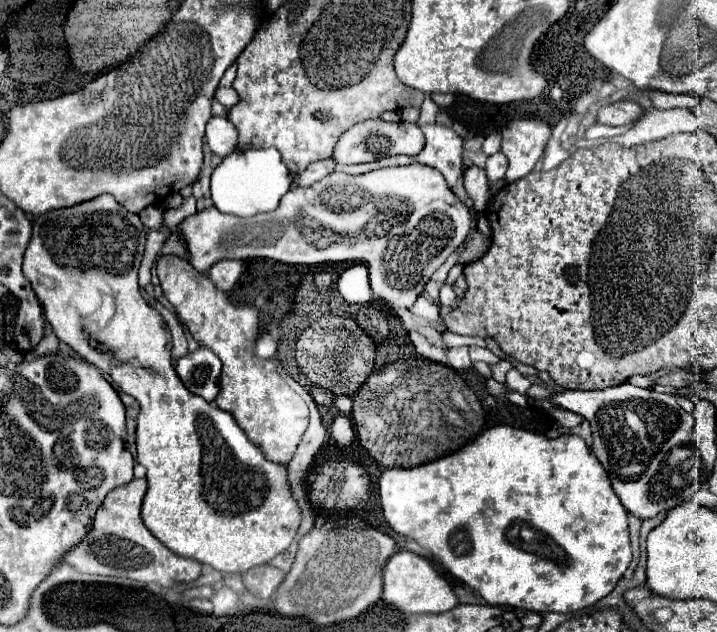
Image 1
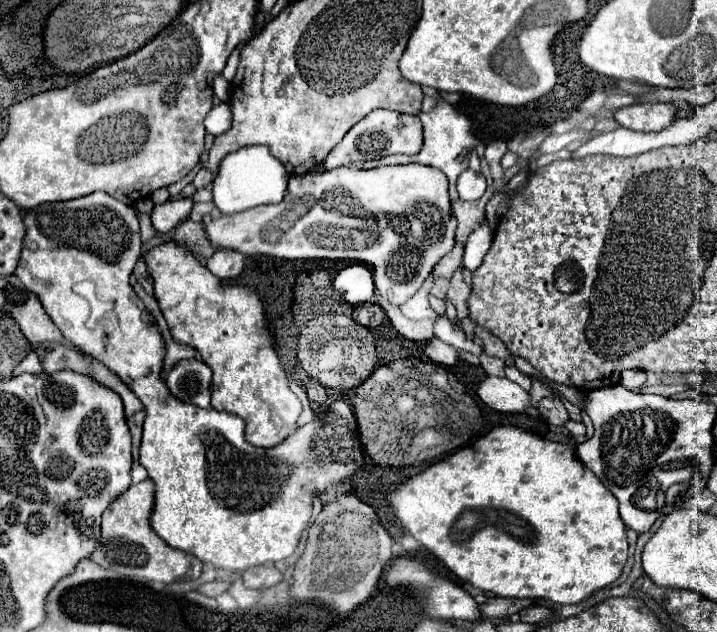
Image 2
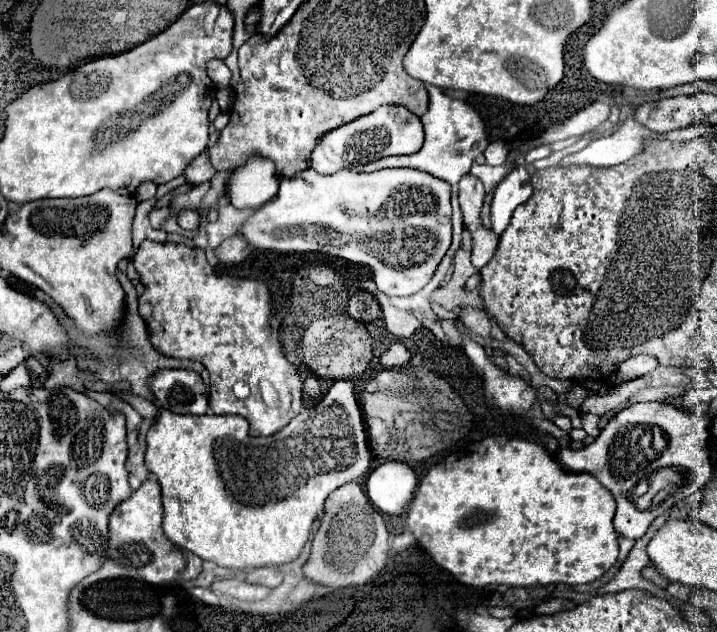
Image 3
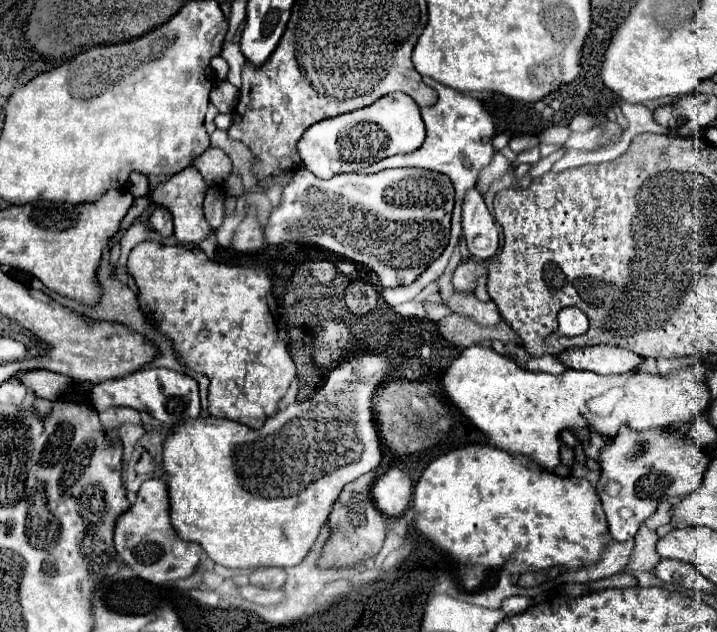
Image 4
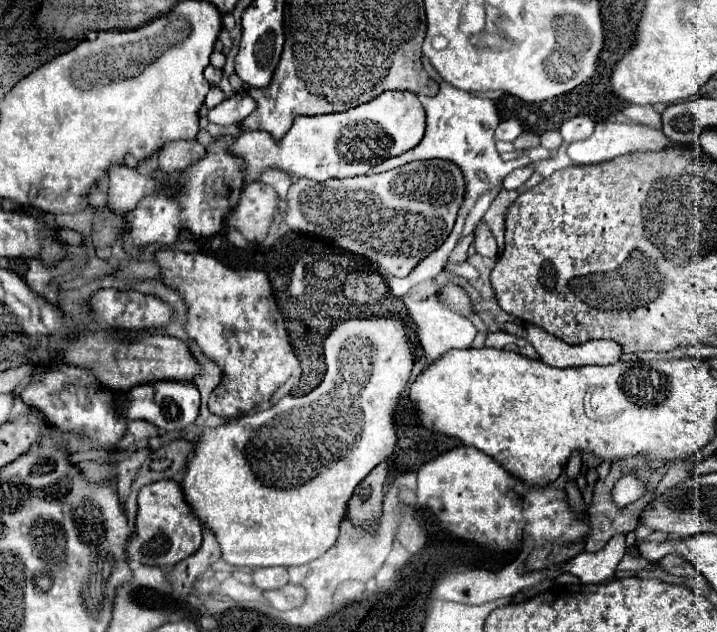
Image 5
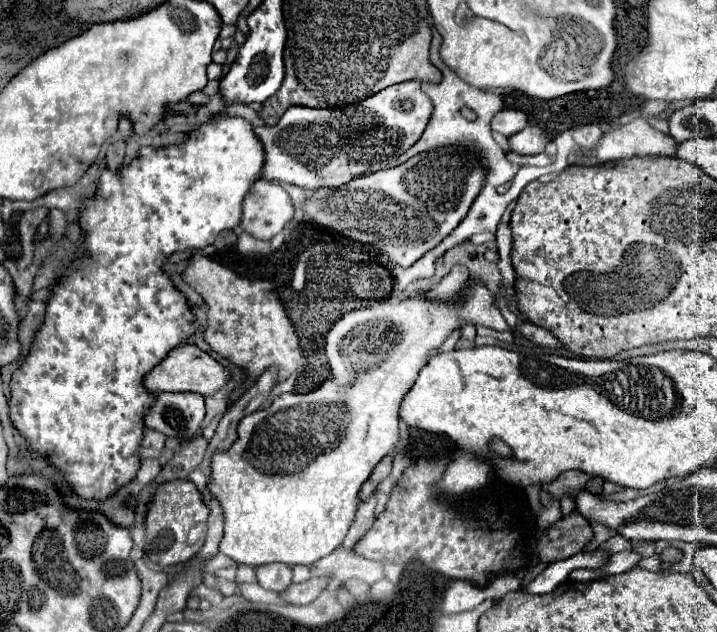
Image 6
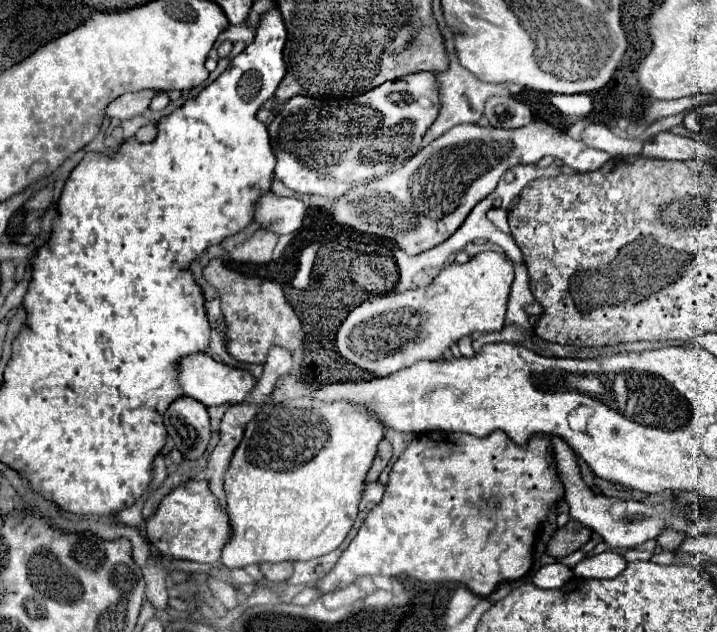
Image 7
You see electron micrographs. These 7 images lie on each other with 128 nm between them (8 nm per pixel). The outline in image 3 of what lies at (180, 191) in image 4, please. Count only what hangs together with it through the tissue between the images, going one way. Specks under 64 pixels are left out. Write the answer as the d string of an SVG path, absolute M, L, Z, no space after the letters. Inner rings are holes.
M202 152L202 156L200 158L196 158L196 160L192 160L192 164L186 168L186 178L188 178L188 182L192 182L192 184L200 184L200 182L206 182L206 180L210 180L212 176L214 176L214 168L212 168L212 164L208 164L208 154L206 152ZM186 208L186 210L182 210L178 214L178 222L186 230L196 230L200 226L200 214L196 210L192 210L192 208Z

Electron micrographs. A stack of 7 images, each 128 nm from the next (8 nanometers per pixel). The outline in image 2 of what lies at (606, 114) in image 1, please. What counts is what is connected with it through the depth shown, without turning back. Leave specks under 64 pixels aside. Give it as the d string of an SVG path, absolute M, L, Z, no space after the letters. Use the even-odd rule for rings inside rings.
M632 104L626 108L616 110L614 120L630 130L642 132L656 132L668 126L676 118L676 108L672 104Z

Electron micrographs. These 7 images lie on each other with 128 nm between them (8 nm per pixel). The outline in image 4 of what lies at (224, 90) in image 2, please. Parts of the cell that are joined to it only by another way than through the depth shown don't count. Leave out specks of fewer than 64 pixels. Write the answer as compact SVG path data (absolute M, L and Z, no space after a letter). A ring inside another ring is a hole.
M216 56L216 58L212 58L212 62L210 62L210 66L212 66L212 70L214 70L214 74L220 78L220 80L226 80L226 76L228 76L228 64L226 64L226 60L222 58L222 56Z

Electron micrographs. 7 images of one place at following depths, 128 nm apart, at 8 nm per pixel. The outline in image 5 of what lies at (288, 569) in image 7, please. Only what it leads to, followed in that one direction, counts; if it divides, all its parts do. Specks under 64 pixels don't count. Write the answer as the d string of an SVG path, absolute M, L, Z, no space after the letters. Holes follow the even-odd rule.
M282 566L274 568L258 568L252 572L252 582L260 590L276 590L288 584L288 570Z

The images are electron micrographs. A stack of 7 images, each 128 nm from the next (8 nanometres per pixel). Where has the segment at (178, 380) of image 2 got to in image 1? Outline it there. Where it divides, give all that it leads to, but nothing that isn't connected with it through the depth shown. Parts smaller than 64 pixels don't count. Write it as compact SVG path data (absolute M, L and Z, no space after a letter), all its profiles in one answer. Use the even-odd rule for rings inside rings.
M200 346L196 352L190 352L176 360L176 372L184 386L188 386L188 390L194 394L204 396L204 400L208 402L218 396L220 370L220 358L206 346Z

